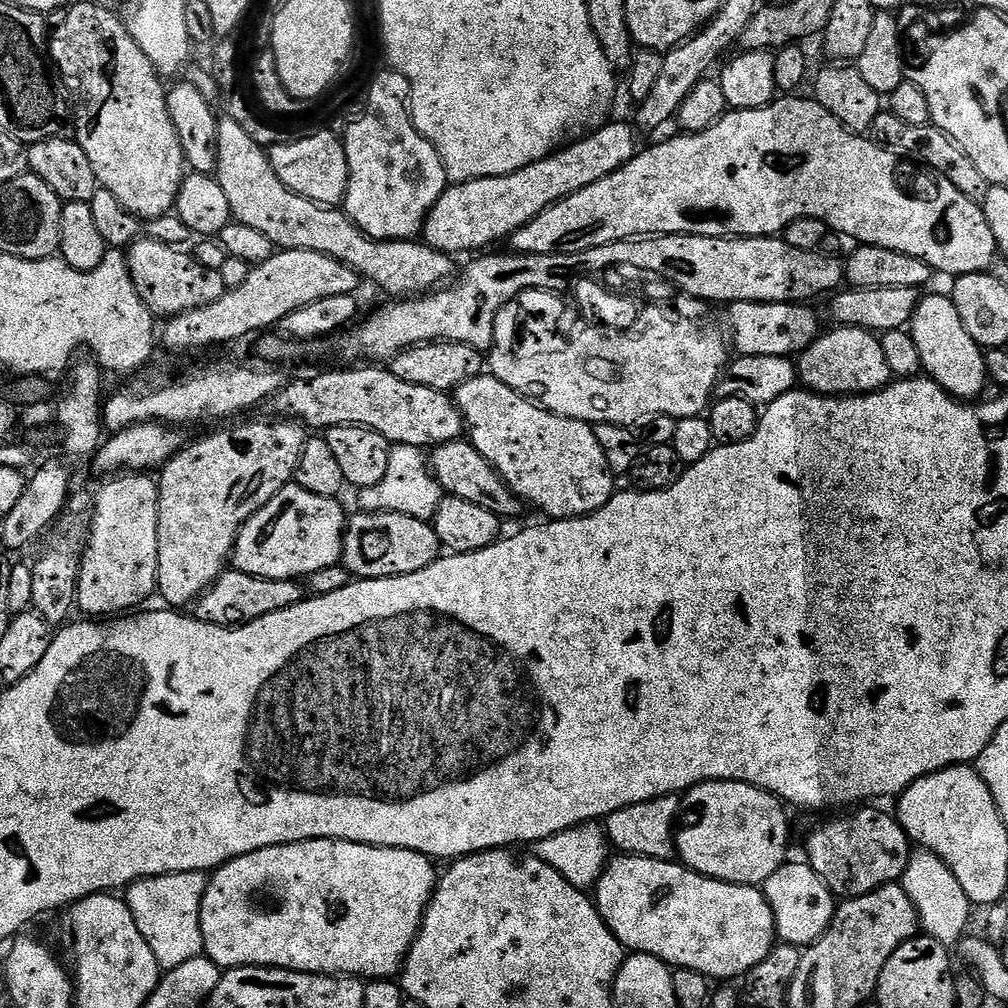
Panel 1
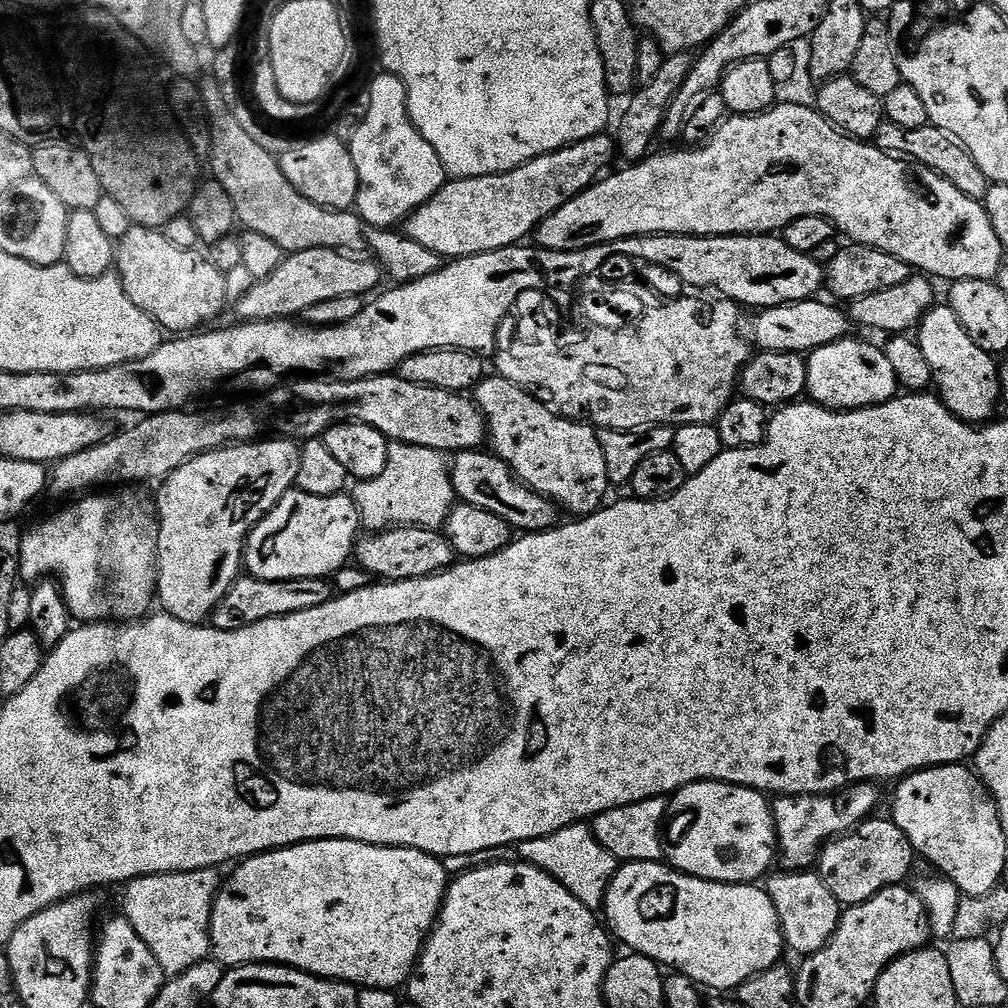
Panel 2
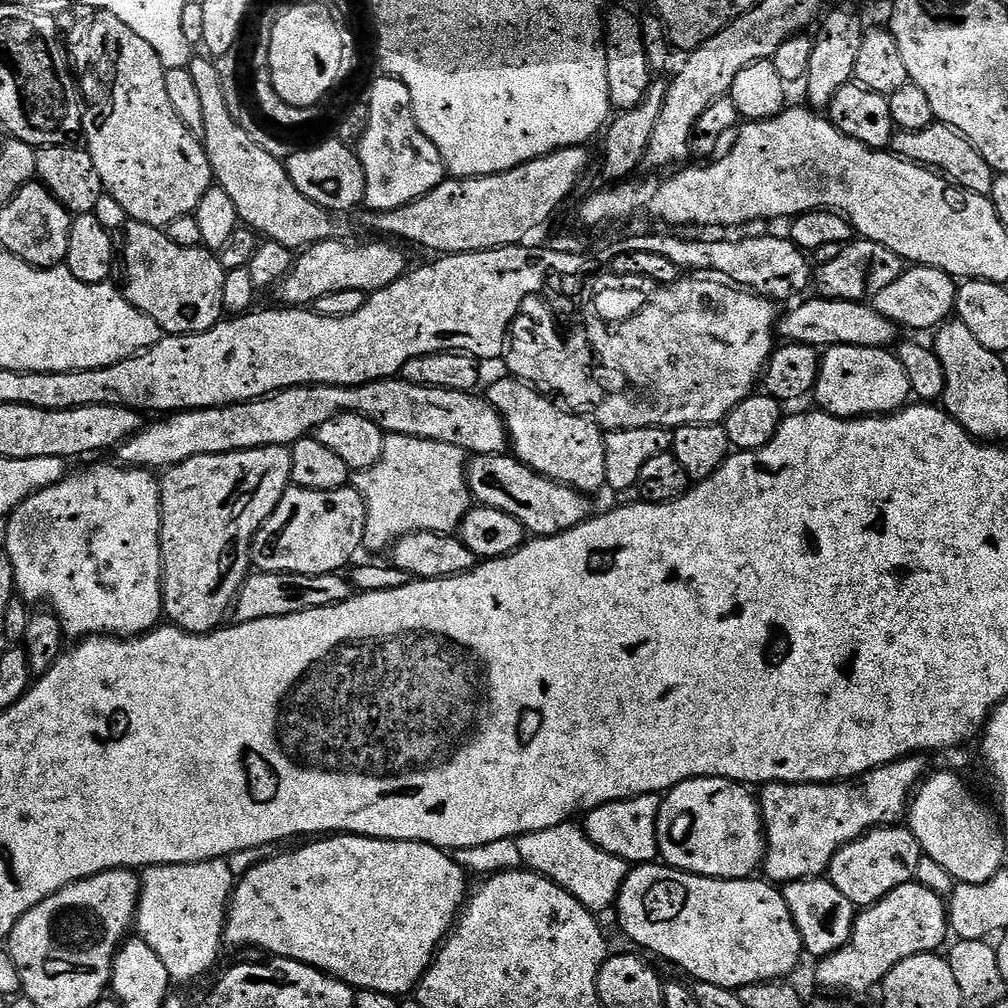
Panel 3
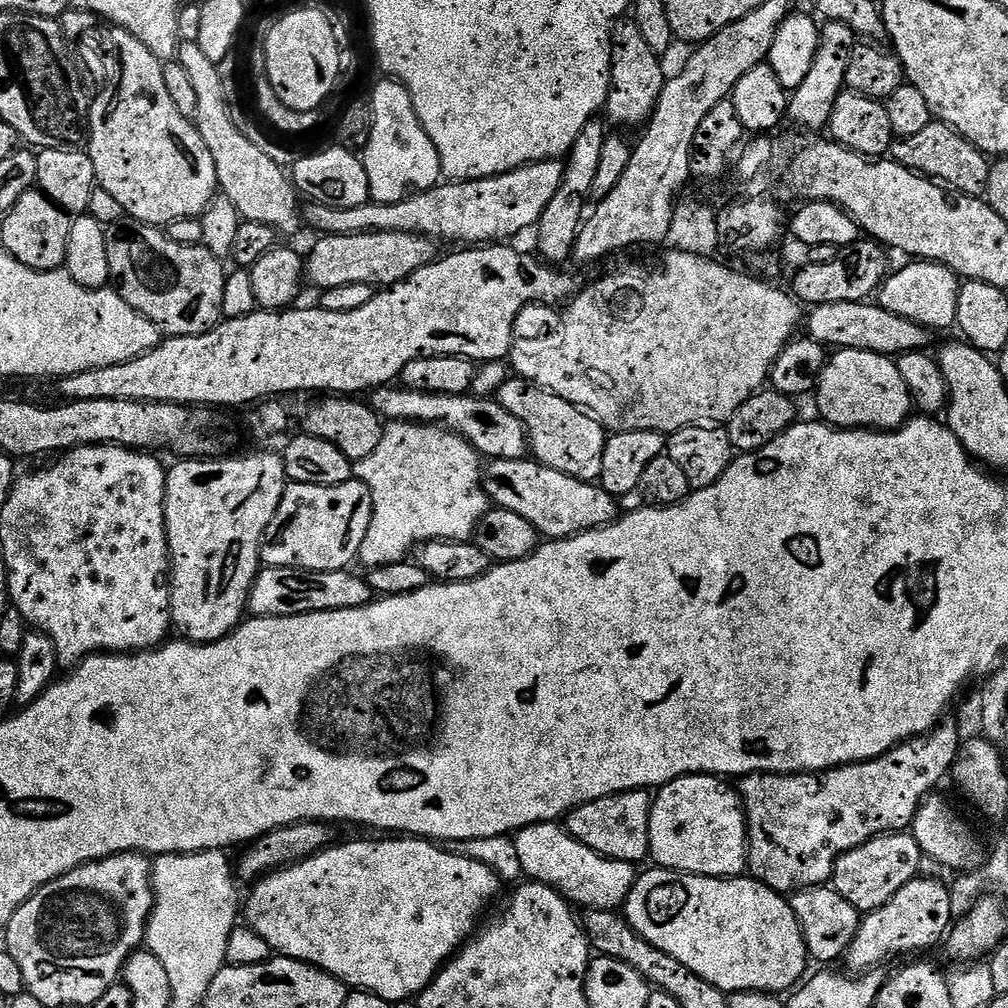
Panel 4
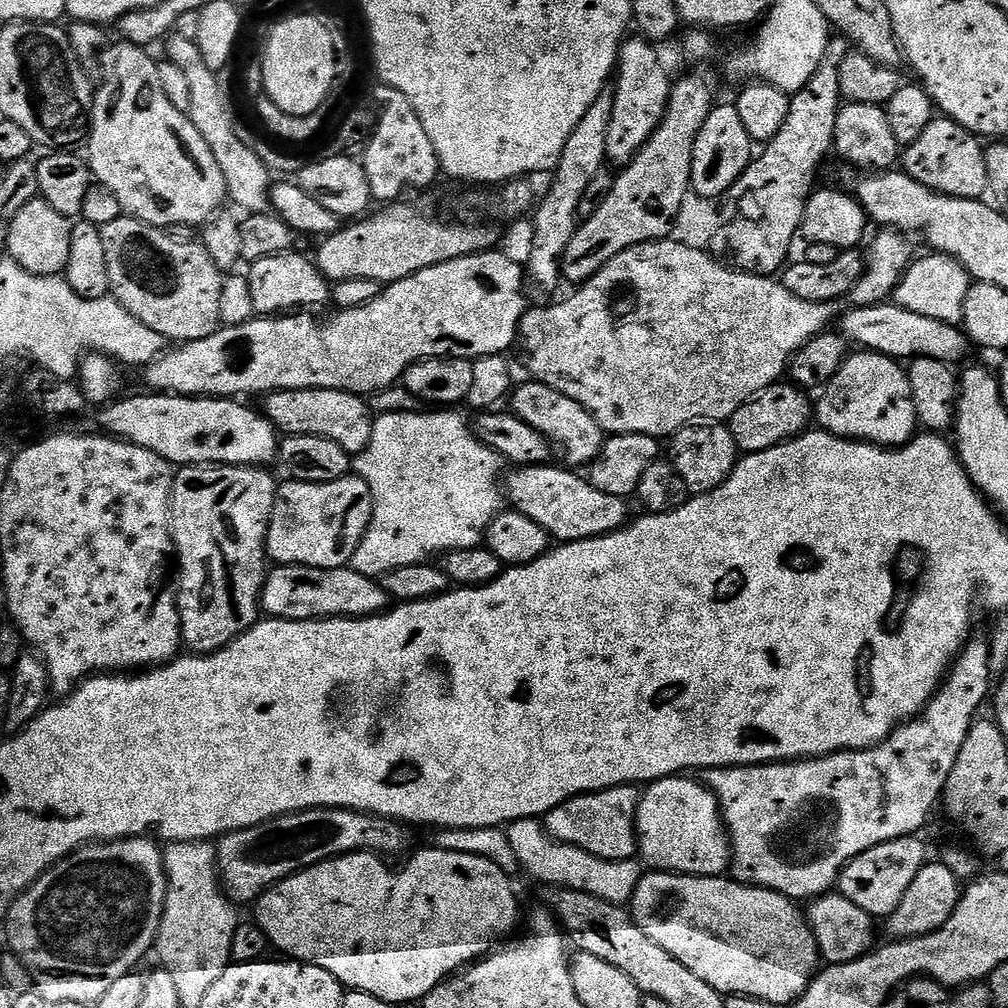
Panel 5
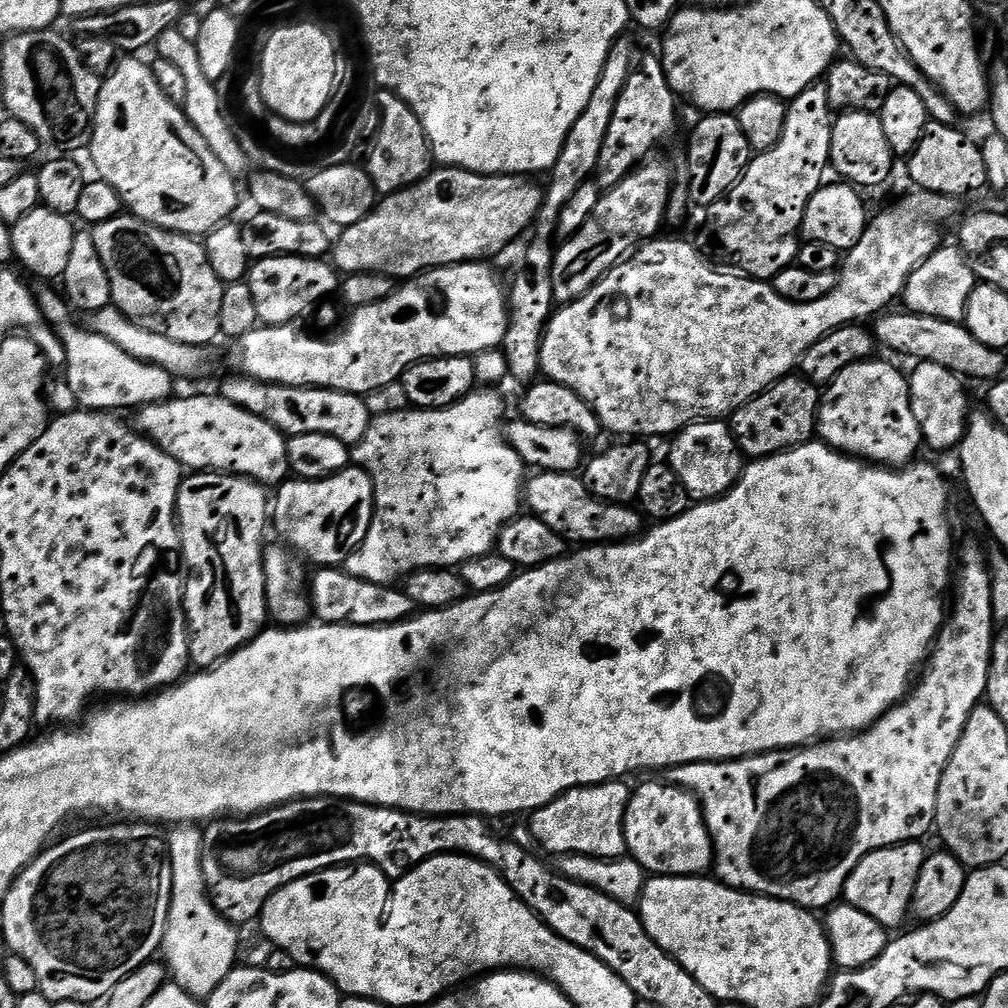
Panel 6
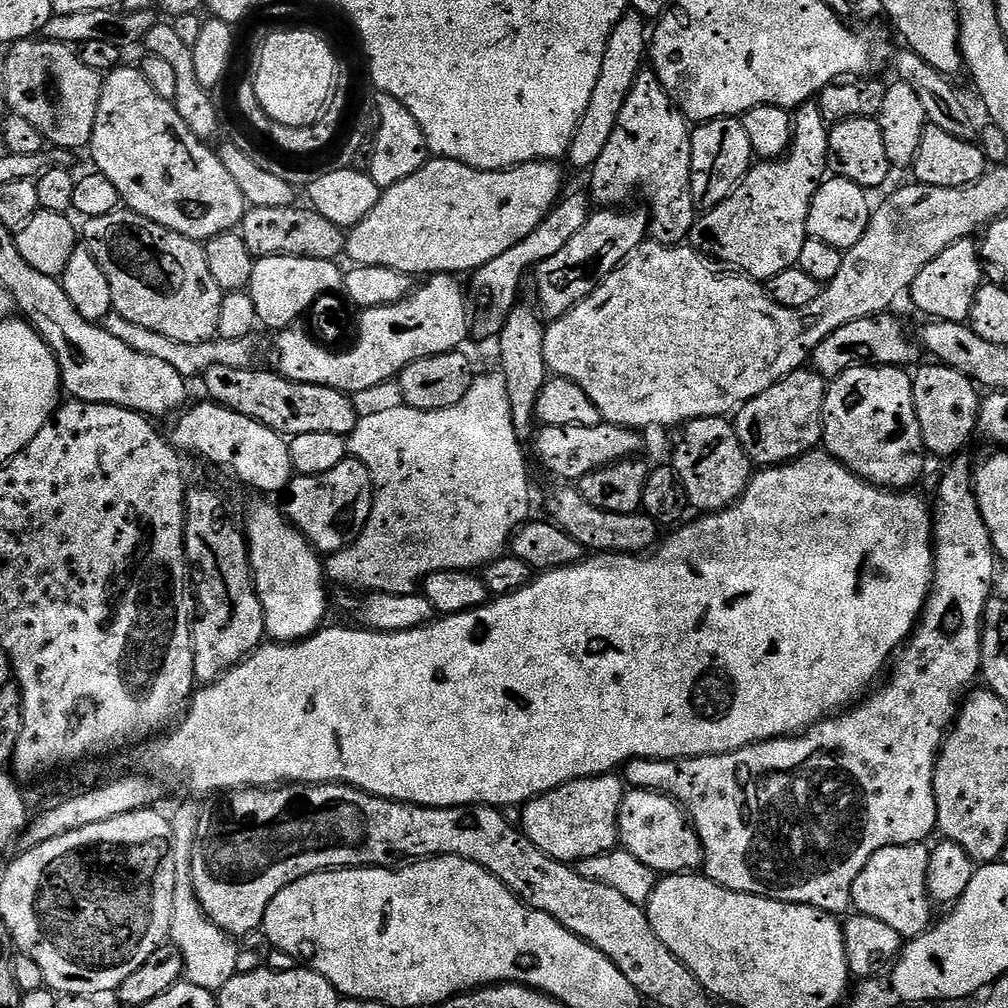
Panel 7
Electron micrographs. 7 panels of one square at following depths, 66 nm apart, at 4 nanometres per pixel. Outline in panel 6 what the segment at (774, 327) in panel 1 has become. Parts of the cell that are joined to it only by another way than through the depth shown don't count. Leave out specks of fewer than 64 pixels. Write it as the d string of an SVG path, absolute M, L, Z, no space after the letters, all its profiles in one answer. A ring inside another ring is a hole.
M907 310L899 311L889 311L875 321L875 324L877 323L876 328L874 327L875 339L879 343L881 340L890 351L913 356L913 361L916 362L946 366L946 370L955 372L961 378L969 376L972 380L992 382L1005 375L1005 353L998 348L982 346L982 342L978 342L978 338L974 338L974 334L970 334L970 330L964 327L963 323L920 316L916 312Z

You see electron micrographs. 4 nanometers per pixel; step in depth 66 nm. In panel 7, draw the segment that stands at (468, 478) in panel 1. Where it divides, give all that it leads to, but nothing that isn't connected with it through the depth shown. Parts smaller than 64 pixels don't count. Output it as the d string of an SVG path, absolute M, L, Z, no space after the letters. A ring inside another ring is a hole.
M560 486L548 500L548 512L551 523L570 534L570 538L574 538L574 542L581 544L585 550L596 554L619 552L626 556L639 556L651 553L658 544L658 526L643 511L614 514L610 510L598 510L590 506L586 498L582 498L579 487L576 486Z

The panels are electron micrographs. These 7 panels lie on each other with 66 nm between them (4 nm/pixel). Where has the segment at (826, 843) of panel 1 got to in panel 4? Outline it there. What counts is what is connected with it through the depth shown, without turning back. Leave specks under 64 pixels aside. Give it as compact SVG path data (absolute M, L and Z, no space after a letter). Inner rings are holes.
M907 831L889 832L842 854L842 858L838 858L834 866L830 884L838 894L842 894L842 898L846 898L846 902L850 902L850 906L857 908L861 914L867 914L886 906L886 902L890 902L890 898L894 898L894 894L898 894L902 886L906 886L906 882L915 880L921 875L920 860L922 861L920 847L911 834Z

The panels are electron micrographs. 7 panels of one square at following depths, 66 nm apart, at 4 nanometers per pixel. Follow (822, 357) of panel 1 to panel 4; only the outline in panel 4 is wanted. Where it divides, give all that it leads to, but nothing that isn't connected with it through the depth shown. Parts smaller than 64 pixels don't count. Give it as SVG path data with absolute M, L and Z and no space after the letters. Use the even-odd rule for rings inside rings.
M842 348L827 357L814 393L819 419L834 428L891 430L901 428L914 412L912 395L890 356Z

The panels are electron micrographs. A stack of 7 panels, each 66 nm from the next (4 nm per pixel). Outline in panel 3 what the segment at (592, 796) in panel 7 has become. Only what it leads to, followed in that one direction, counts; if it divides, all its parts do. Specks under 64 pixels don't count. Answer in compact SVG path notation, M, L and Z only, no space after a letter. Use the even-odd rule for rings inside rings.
M654 792L629 800L606 802L587 812L582 820L582 827L590 842L598 846L598 850L606 850L606 854L622 858L629 866L650 864L660 855L656 833L660 802L661 797Z

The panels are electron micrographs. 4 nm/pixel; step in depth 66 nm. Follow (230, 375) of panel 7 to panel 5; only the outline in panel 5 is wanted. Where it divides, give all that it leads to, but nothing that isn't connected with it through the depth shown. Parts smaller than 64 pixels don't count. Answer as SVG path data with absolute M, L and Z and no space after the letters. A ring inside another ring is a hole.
M299 388L269 392L263 400L263 415L281 433L289 436L310 434L330 438L330 442L338 442L338 446L342 446L342 450L346 450L353 458L364 452L366 446L370 446L370 438L374 434L374 413L363 395L333 388Z

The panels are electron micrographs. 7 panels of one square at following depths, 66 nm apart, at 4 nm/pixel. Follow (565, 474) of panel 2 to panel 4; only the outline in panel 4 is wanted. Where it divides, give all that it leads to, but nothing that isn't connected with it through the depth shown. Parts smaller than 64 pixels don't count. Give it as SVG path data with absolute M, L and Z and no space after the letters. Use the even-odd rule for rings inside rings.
M511 378L500 388L500 404L522 426L528 435L528 447L531 455L539 464L550 466L550 470L562 470L570 478L589 482L599 481L602 474L602 454L606 450L609 433L589 412L558 398L558 394L548 392L528 380Z

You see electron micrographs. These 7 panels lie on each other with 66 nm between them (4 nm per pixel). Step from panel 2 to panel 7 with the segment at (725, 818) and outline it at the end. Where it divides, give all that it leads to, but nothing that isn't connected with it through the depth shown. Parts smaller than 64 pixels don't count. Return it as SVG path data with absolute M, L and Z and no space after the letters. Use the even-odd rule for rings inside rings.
M629 787L622 798L622 806L618 810L618 830L620 831L619 847L623 851L634 854L638 862L646 862L650 870L657 874L684 874L696 870L703 865L704 848L695 828L692 827L685 811L670 796L660 792L652 792L649 788Z

